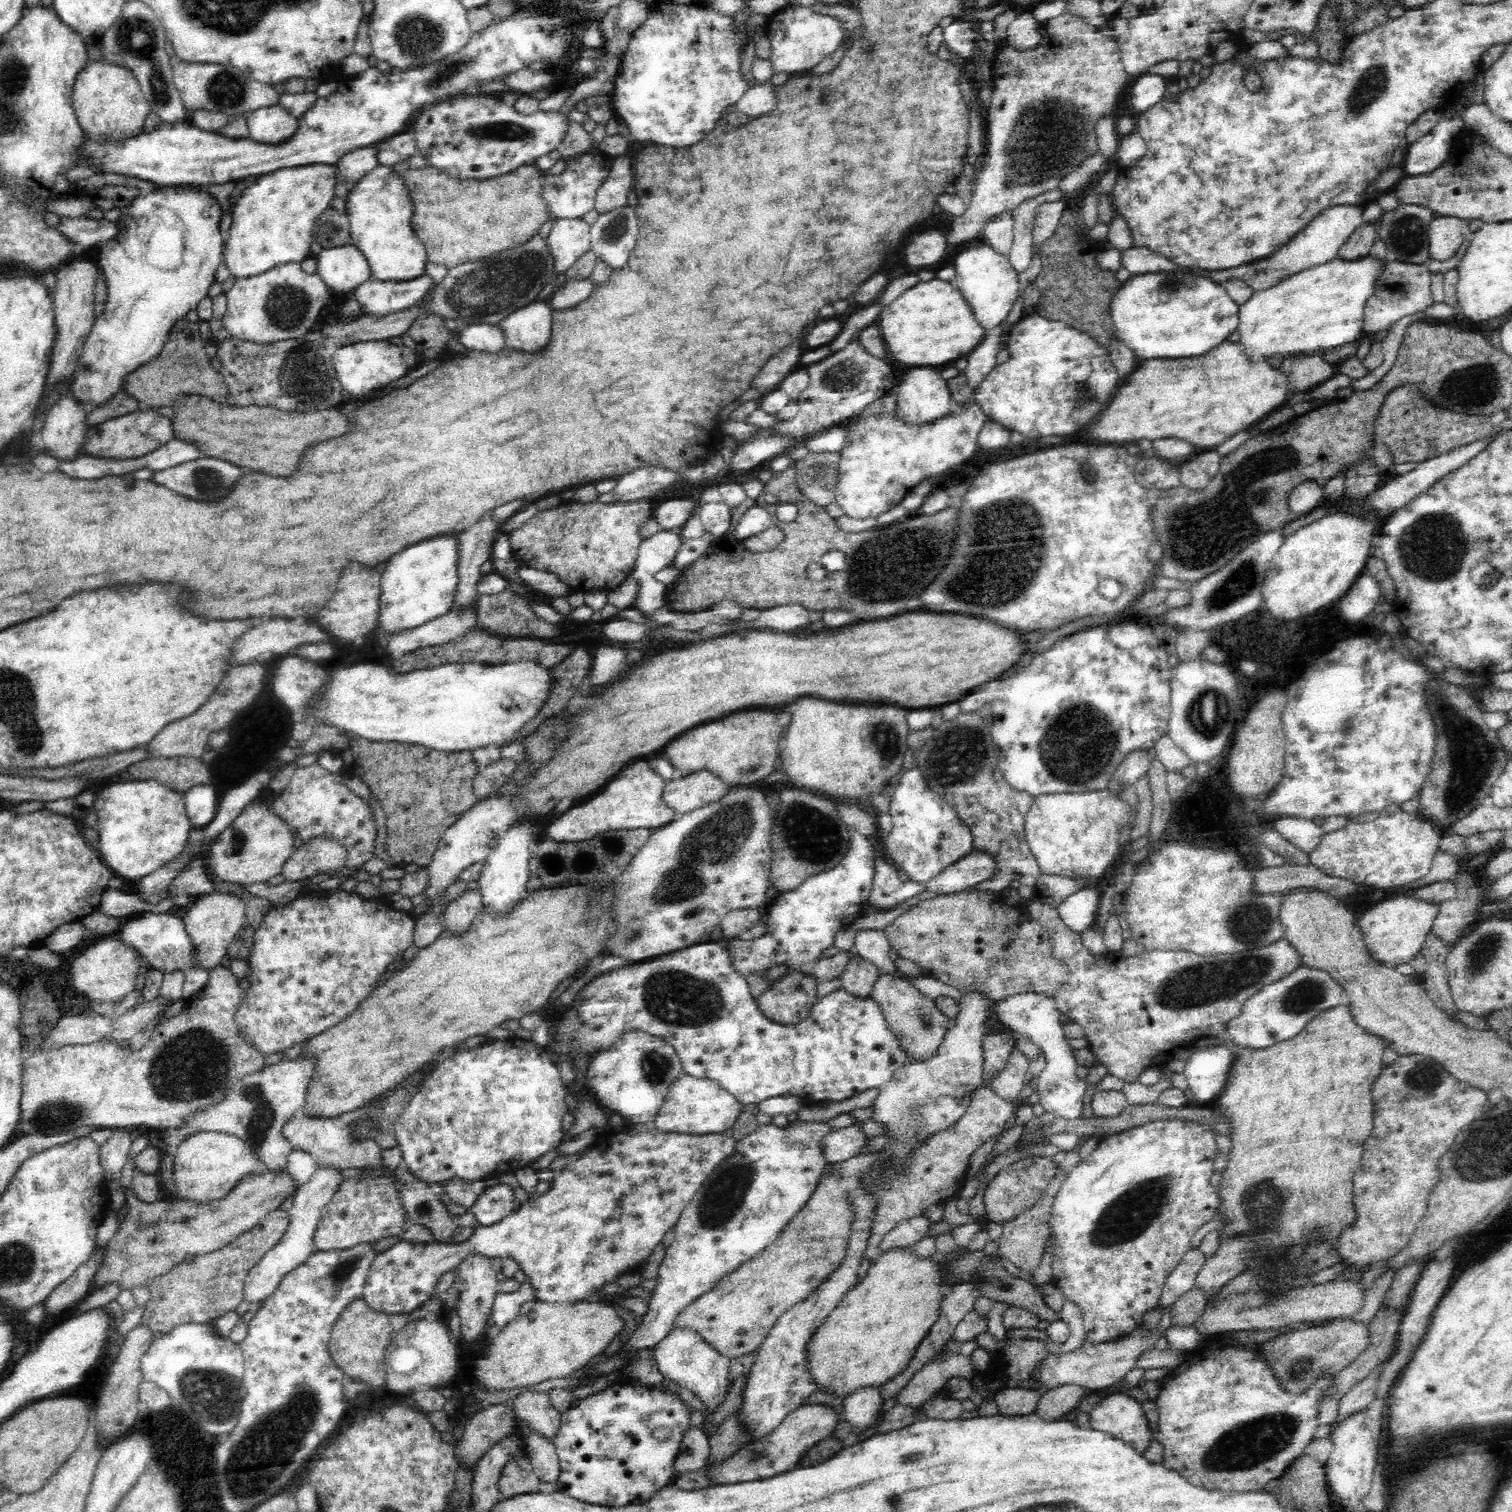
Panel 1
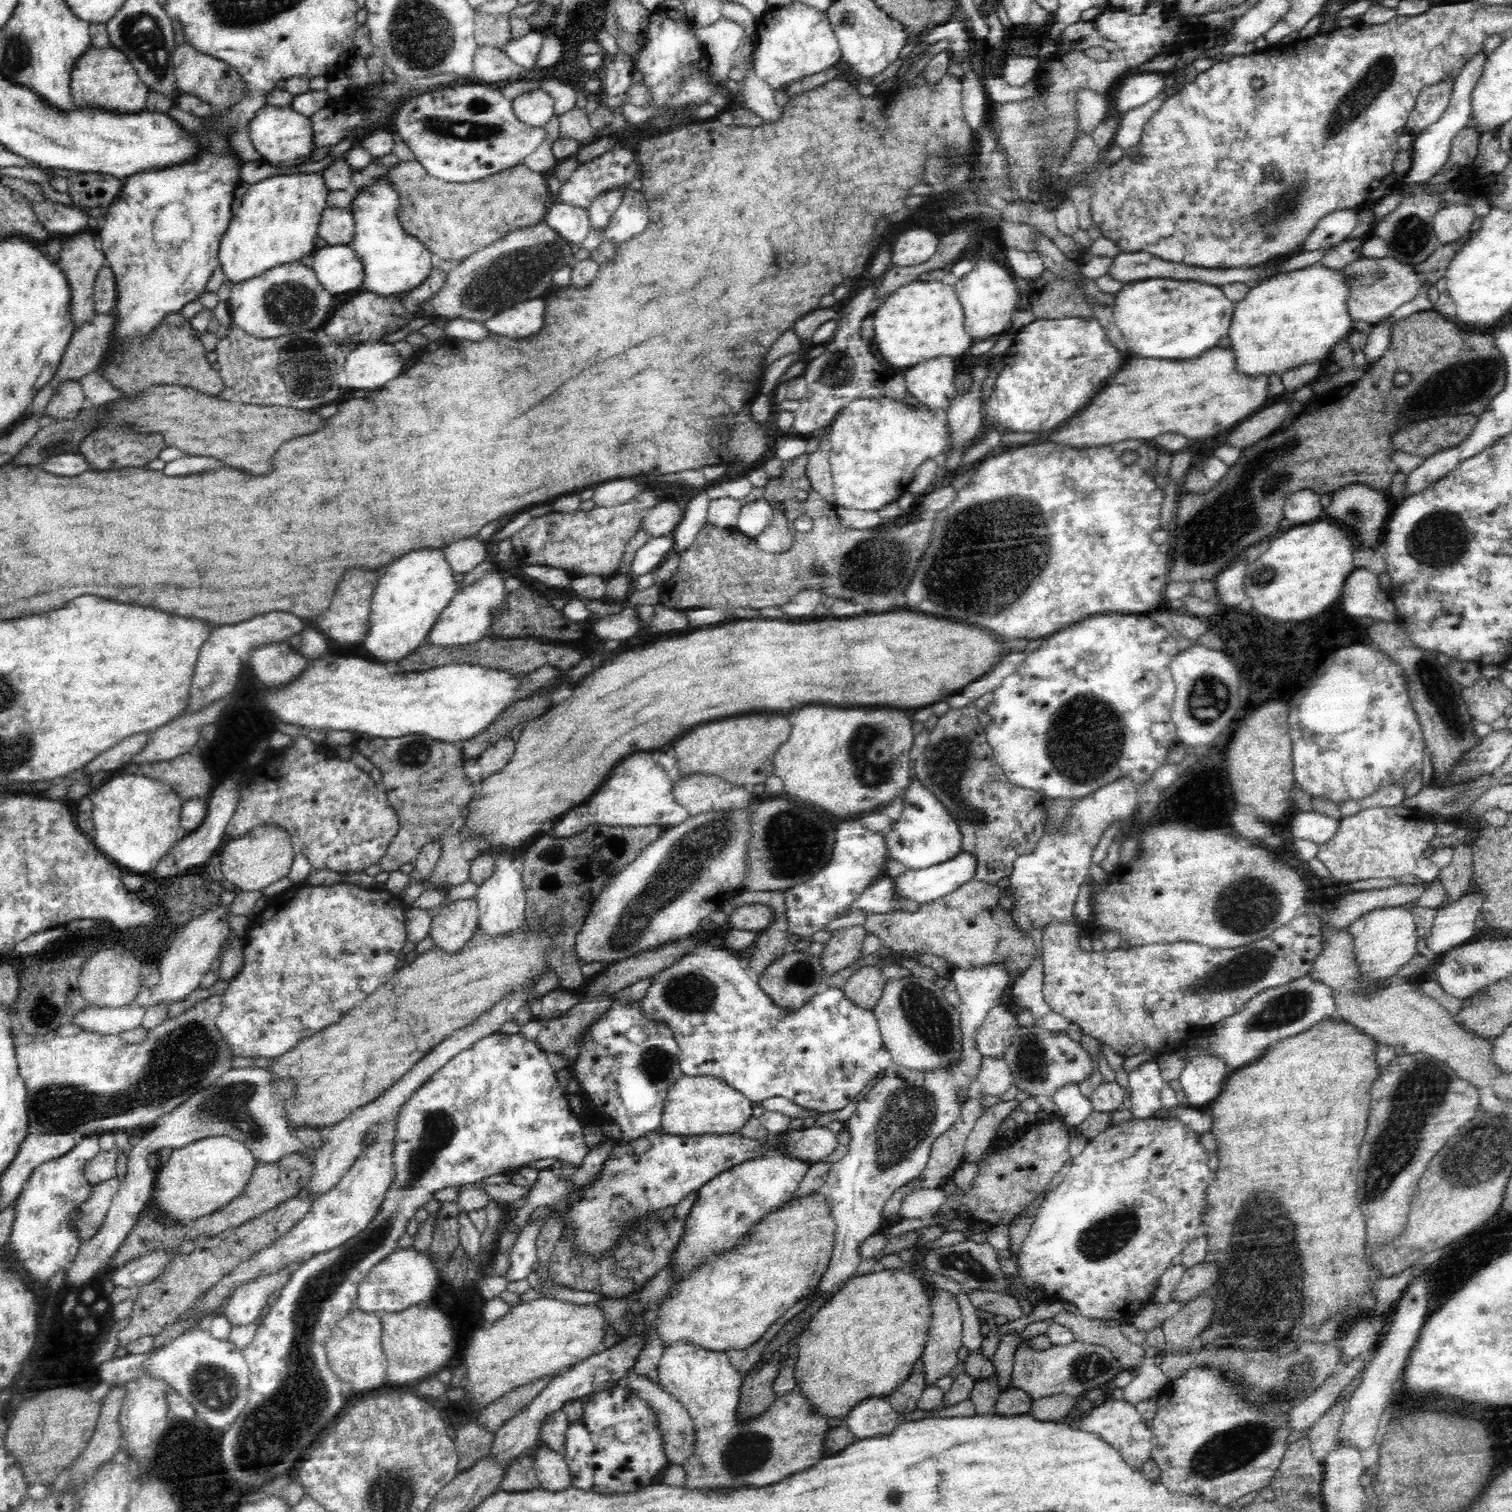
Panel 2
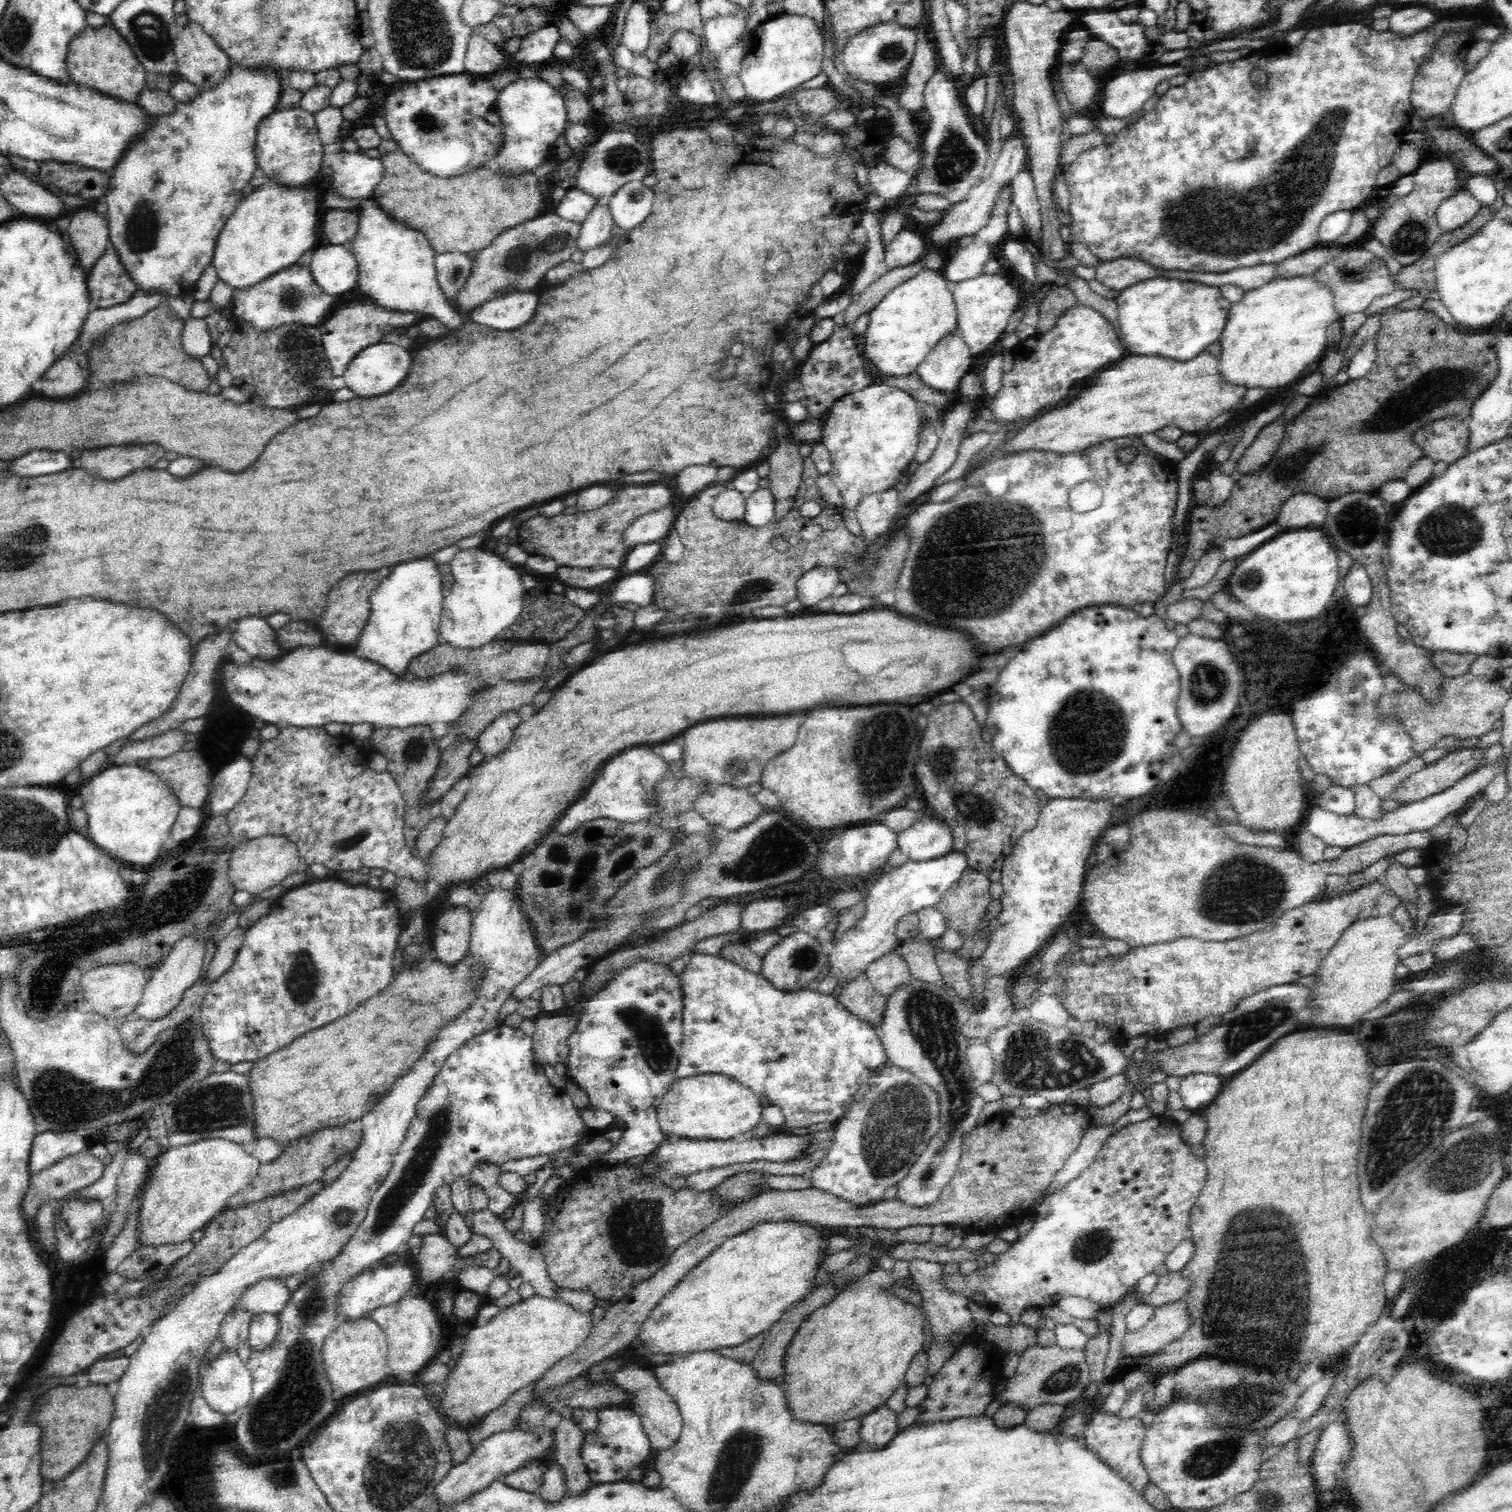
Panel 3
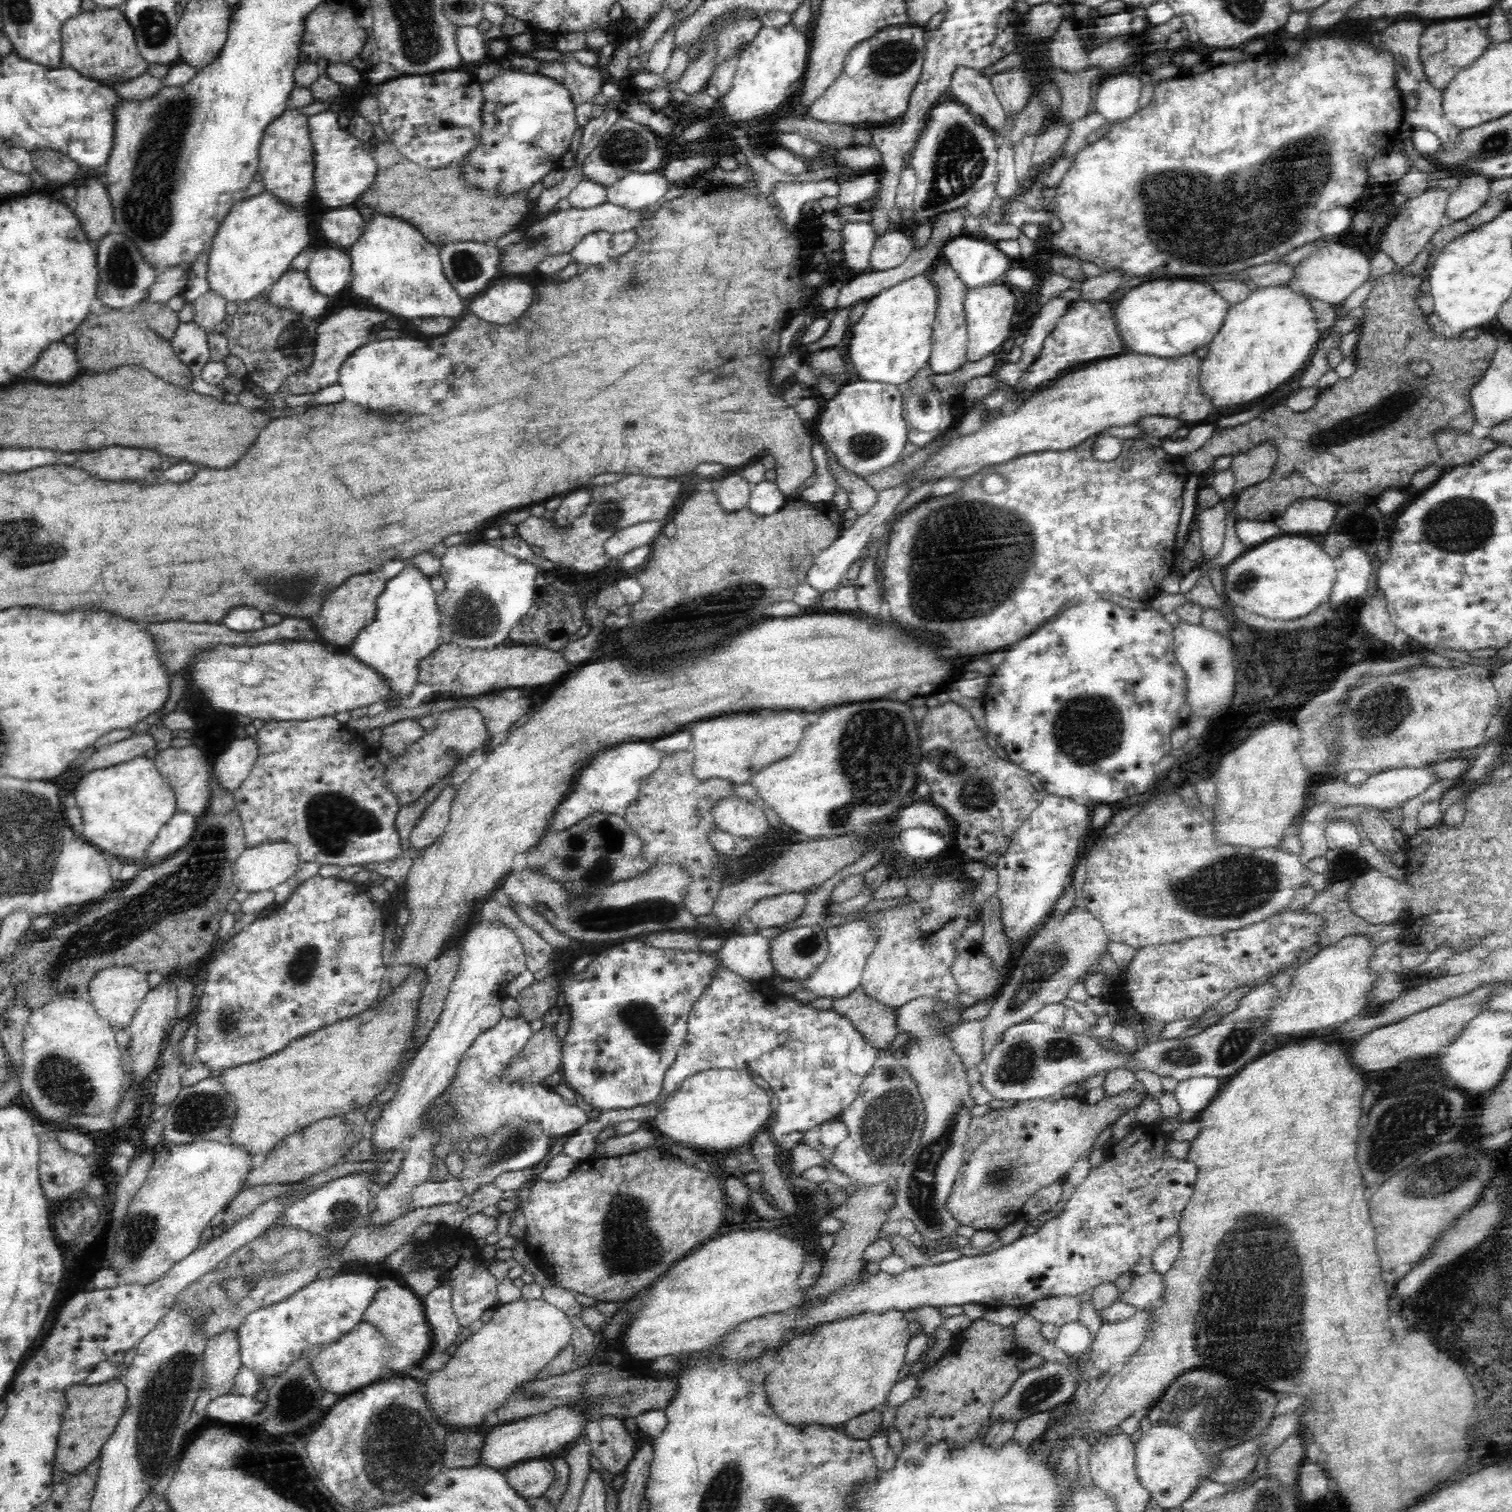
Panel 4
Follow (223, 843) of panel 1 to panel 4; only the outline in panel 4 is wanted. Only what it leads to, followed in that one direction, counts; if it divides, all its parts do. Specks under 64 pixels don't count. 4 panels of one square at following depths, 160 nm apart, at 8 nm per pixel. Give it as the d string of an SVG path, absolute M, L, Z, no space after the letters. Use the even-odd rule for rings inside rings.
M268 841L254 848L247 848L235 860L232 884L234 884L238 890L248 893L272 890L276 888L278 884L292 878L296 870L298 870L298 864L300 864L300 862L297 848L293 844Z

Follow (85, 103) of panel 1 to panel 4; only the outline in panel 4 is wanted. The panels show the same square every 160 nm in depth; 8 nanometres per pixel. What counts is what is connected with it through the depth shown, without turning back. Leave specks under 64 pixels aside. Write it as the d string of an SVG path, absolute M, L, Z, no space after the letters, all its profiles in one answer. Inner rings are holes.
M122 8L80 10L61 26L62 64L75 69L82 76L110 86L114 81L126 82L146 73L149 63L140 56L135 40L135 29L124 16Z

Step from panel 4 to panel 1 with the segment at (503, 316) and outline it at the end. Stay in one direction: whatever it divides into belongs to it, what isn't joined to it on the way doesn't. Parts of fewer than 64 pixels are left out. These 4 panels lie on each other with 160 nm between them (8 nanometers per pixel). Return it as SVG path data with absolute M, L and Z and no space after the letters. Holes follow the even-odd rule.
M532 302L504 317L498 325L508 348L544 348L552 336L552 310L548 302Z

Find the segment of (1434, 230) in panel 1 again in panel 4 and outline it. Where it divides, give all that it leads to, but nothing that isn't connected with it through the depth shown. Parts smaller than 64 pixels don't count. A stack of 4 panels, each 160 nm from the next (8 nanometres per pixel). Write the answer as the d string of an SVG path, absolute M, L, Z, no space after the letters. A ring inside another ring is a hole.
M1475 174L1465 177L1446 203L1446 216L1450 222L1462 220L1476 212L1488 198L1492 179Z

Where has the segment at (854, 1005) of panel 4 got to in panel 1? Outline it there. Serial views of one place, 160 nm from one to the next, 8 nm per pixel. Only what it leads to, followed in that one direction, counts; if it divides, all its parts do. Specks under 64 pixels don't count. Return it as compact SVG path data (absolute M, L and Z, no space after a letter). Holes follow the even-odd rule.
M852 955L838 979L842 989L857 998L866 1000L871 997L876 979L880 975L881 972L875 964L864 960L861 956Z

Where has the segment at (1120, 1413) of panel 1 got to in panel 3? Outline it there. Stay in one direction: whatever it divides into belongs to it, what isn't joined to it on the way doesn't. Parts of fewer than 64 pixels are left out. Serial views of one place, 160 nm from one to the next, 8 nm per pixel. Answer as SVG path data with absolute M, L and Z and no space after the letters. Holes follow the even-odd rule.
M1102 1408L1091 1413L1090 1420L1083 1430L1085 1446L1092 1451L1092 1454L1100 1458L1114 1475L1117 1475L1128 1483L1134 1492L1142 1496L1149 1482L1149 1477L1142 1465L1140 1458L1140 1448L1145 1438L1146 1427L1142 1423L1141 1416L1133 1416L1129 1419L1120 1417L1119 1414L1112 1414Z

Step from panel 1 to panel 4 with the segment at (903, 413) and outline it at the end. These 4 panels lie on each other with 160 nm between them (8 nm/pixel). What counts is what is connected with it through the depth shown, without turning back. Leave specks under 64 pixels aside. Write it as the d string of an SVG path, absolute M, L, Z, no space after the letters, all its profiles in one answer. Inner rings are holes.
M939 255L930 262L928 269L924 271L925 278L932 282L937 292L937 312L933 324L930 358L927 364L930 365L934 374L950 374L962 368L967 348L967 322L965 319L964 299L970 288L960 280L959 273L955 271L954 264L946 257Z

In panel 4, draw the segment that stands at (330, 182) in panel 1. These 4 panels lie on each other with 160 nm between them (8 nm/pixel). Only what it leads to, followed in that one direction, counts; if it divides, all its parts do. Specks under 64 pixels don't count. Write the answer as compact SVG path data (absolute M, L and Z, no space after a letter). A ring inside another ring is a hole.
M262 192L236 203L218 227L209 247L208 286L227 302L236 304L257 298L285 272L312 236L306 212L293 210Z

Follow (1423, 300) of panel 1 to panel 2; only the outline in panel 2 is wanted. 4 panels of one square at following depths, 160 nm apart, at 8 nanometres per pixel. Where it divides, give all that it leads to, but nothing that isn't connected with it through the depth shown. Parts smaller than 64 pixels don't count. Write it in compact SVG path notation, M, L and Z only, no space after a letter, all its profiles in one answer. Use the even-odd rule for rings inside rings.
M1360 256L1341 268L1340 274L1344 278L1345 286L1348 286L1349 294L1346 299L1348 316L1355 322L1365 322L1373 326L1402 304L1414 300L1423 285L1423 280L1416 276L1413 264L1404 263L1394 257Z

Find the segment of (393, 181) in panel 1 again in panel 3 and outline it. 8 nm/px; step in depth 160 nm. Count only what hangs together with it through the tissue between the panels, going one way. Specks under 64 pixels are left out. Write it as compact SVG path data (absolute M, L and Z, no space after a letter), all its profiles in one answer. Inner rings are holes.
M374 198L363 199L357 213L359 227L348 245L352 246L350 249L357 262L355 290L362 290L385 310L423 312L440 320L450 330L460 328L460 324L464 324L464 316L440 287L435 269L437 254L430 248L426 236L384 214Z

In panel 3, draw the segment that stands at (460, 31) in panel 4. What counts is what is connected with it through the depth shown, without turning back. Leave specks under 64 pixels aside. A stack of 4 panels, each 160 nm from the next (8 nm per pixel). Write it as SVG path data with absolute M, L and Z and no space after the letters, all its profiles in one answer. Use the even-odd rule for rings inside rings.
M473 32L466 52L465 68L467 73L486 76L486 74L504 70L506 60L509 60L509 57L504 54L504 48L494 45Z

